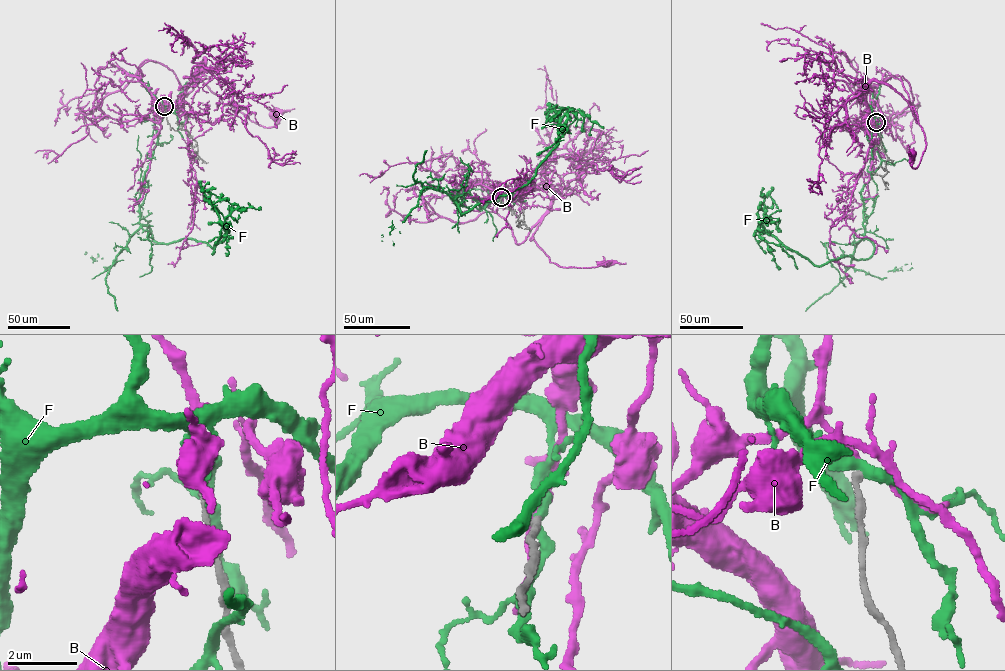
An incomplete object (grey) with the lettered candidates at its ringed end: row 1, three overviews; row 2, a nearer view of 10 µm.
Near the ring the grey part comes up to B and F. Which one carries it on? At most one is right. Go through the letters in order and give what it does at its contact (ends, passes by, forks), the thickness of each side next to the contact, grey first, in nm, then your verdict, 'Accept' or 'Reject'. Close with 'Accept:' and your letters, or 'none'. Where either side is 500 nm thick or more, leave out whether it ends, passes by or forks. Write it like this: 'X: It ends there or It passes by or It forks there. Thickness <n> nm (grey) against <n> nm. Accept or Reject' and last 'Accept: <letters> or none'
B: It passes by. Thickness 190 nm (grey) against 160 nm. Reject
F: It passes by. Thickness 190 nm (grey) against 340 nm. Reject
Accept: none

